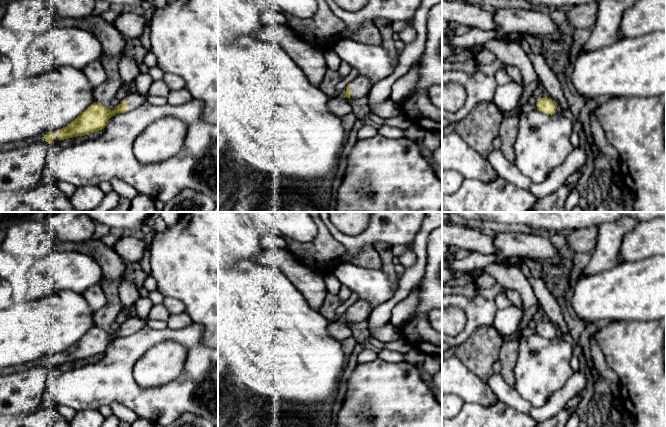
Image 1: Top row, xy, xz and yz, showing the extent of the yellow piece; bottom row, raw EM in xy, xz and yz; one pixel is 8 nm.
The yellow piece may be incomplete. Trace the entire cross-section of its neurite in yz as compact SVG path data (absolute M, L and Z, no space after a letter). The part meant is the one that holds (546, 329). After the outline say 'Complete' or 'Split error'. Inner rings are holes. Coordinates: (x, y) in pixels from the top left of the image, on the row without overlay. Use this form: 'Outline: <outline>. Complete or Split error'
Outline: M538 322L536 326L537 334L553 339L556 337L557 327L549 322Z. Complete

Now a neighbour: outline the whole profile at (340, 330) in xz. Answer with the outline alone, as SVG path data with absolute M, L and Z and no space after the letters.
M336 318L330 321L328 332L331 337L342 343L352 336L353 330L350 323Z

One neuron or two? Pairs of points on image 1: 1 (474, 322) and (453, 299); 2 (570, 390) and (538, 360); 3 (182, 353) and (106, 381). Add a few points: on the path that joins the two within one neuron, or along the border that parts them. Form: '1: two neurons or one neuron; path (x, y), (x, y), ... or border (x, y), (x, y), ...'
1: one neuron; path (474, 315), (460, 301)
2: two neurons; border (575, 372), (548, 401)
3: two neurons; border (146, 351), (134, 366), (133, 379), (148, 389)

